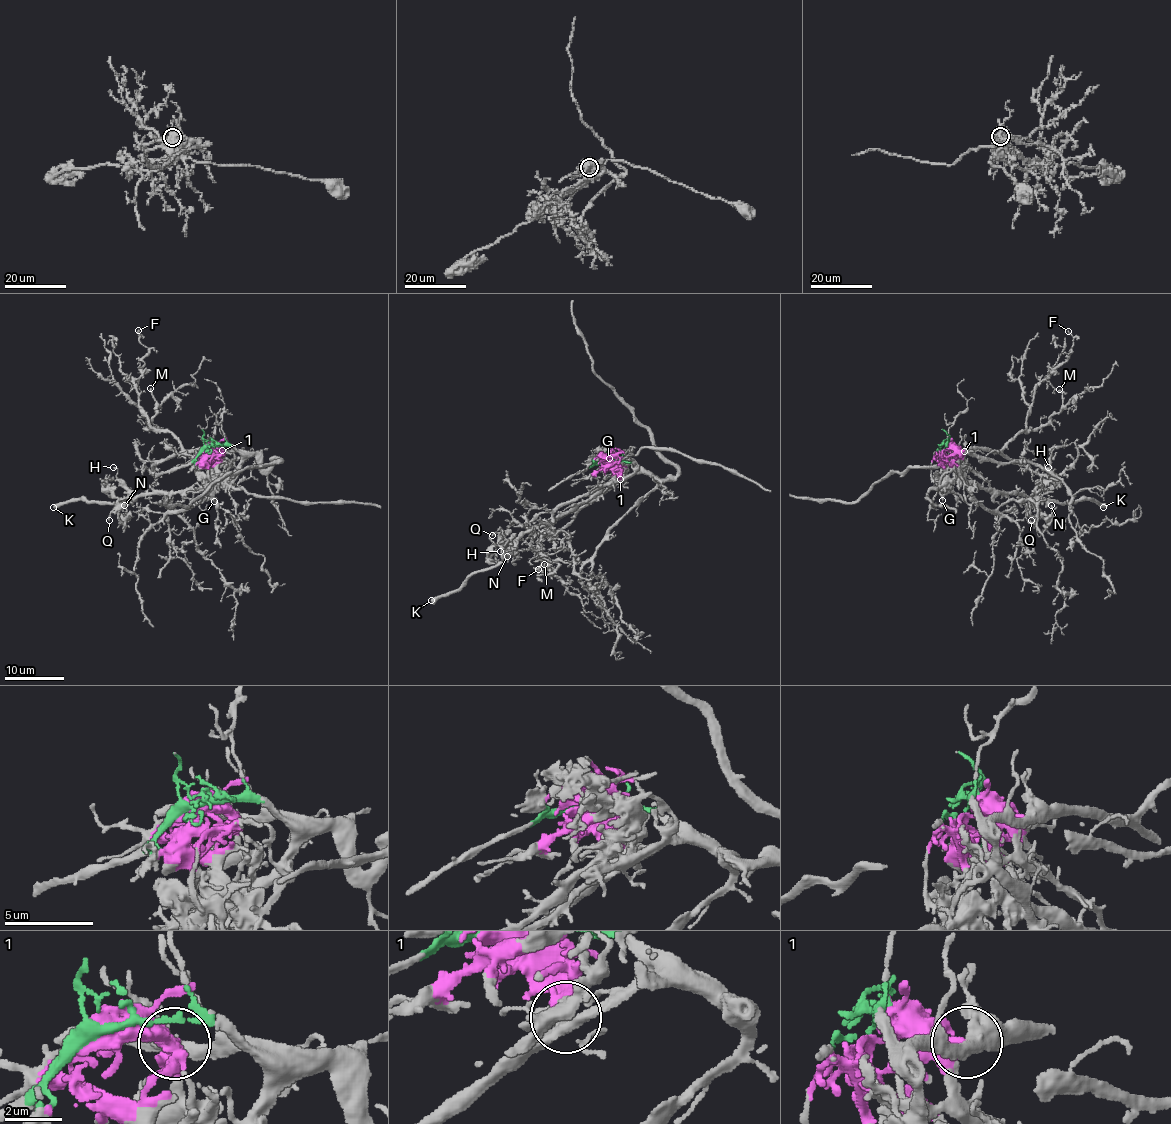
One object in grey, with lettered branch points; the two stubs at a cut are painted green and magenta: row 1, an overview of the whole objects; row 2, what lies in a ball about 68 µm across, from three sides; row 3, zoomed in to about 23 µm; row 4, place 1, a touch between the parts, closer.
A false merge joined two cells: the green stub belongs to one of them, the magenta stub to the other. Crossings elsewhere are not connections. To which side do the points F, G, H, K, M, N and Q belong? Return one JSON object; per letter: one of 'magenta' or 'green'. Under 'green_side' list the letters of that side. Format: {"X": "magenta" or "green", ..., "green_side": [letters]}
{"F": "green", "G": "magenta", "H": "magenta", "K": "magenta", "M": "green", "N": "magenta", "Q": "magenta", "green_side": ["F", "M"]}

